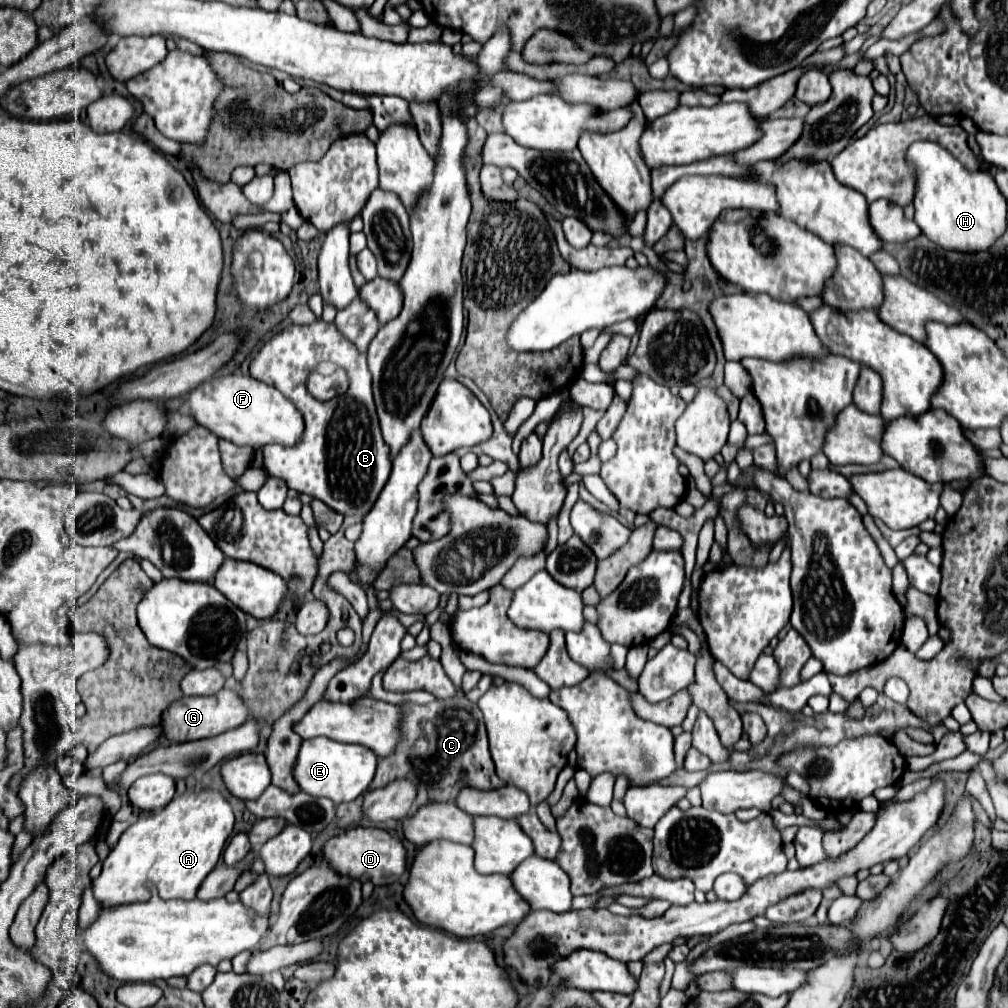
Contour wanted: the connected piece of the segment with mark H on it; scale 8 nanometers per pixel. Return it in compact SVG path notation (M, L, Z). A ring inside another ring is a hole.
M916 141L906 151L906 161L914 169L914 221L930 241L944 249L978 251L988 249L1006 229L1006 197L1000 193L990 173L966 169L952 153L934 141Z

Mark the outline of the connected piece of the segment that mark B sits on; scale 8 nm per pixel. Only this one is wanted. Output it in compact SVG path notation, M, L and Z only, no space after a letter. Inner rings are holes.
M316 319L310 325L288 325L286 329L276 333L272 339L268 339L262 345L262 349L254 355L254 359L250 363L250 375L258 381L274 385L280 393L284 393L296 405L296 409L304 417L304 433L302 433L300 441L296 441L292 447L278 445L278 443L270 443L270 445L262 447L264 469L272 477L286 481L286 485L290 489L312 495L342 515L366 515L372 509L374 501L378 499L382 487L386 485L390 469L392 469L390 447L386 445L386 441L382 437L380 421L376 415L374 399L372 399L372 379L370 379L370 371L368 371L368 363L366 363L366 353L362 353L354 345L350 345L350 341L346 337L342 337L342 333L338 331L338 327L334 323ZM320 361L332 361L334 365L346 369L350 375L350 389L344 395L334 397L326 403L316 401L306 391L306 379L308 379L310 371L316 369L316 365Z

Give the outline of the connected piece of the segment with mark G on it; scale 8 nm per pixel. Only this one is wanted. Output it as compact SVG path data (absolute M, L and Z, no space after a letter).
M224 687L216 695L208 695L208 697L182 697L174 705L170 705L170 709L166 709L166 713L162 715L162 727L166 729L164 737L184 743L184 741L204 739L210 735L214 737L228 729L236 729L248 719L248 715L250 711L244 699L236 691Z

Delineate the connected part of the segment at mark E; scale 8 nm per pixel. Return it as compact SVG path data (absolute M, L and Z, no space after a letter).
M316 737L316 739L306 739L302 743L294 767L294 777L302 791L314 797L328 797L336 803L344 803L344 801L354 801L370 787L376 775L376 765L378 765L378 755L364 745L346 745L324 737Z

